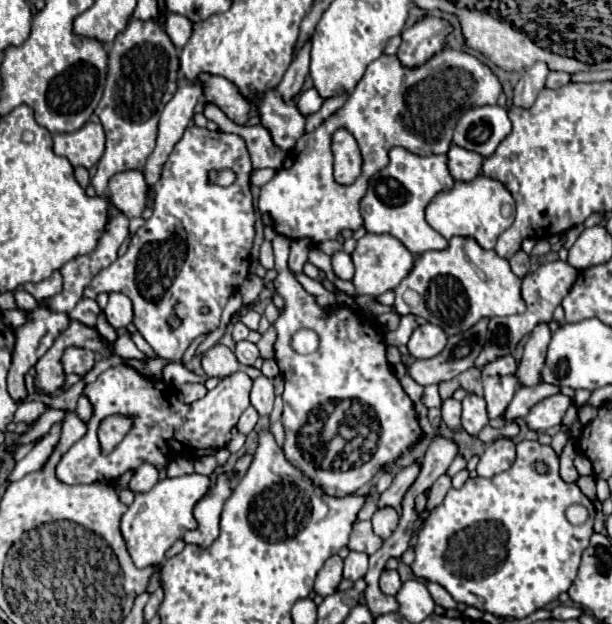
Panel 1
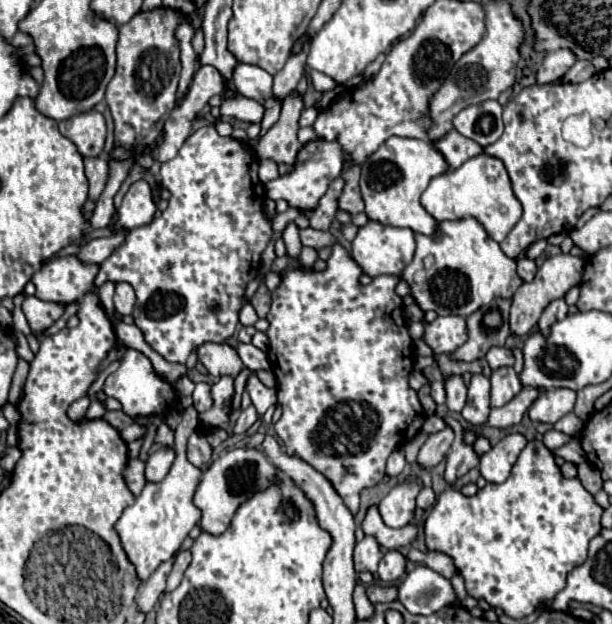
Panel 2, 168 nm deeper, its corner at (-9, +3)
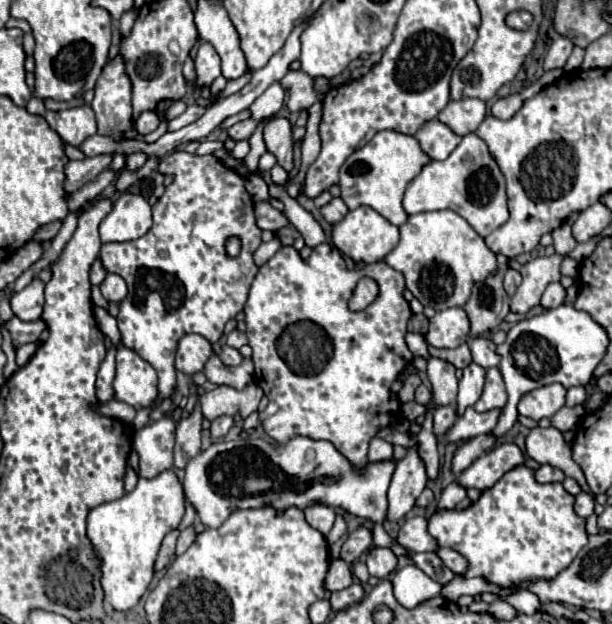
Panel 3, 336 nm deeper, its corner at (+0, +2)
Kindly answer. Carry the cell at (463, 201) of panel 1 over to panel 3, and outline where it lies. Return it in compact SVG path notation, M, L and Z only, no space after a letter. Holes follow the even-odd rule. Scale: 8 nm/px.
M476 134L462 136L462 142L446 160L430 160L422 172L408 184L402 206L406 214L430 210L454 210L460 214L482 238L508 220L504 176L488 152L488 146Z

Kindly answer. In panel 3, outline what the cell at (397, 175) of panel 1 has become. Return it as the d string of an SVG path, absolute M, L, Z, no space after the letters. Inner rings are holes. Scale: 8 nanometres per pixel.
M380 130L366 146L358 148L346 158L340 168L340 196L350 210L356 206L370 206L382 214L394 226L402 226L408 218L402 208L402 196L408 182L420 172L420 166L430 158L420 150L414 136L400 134L396 130Z

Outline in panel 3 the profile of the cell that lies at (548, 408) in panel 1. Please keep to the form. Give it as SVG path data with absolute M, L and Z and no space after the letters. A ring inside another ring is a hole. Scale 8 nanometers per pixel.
M548 384L524 394L518 402L518 412L522 416L540 420L554 416L566 400L566 388L560 384Z

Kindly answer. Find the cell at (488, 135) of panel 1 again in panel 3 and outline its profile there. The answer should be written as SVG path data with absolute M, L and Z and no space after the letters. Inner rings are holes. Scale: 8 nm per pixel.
M478 98L450 100L446 104L446 108L438 114L440 122L450 126L460 136L476 132L476 128L484 120L484 116L486 116L486 104Z

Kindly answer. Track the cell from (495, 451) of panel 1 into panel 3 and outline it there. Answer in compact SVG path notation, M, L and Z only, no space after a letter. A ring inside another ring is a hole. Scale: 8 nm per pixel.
M502 444L488 452L484 452L480 458L476 458L460 476L458 484L462 488L476 488L484 492L486 488L492 488L508 470L520 466L526 460L526 456L520 452L516 444Z

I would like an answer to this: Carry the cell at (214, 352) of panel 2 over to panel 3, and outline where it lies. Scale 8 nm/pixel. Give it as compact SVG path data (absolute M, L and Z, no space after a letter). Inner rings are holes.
M186 334L176 346L176 370L192 376L204 368L204 362L212 356L212 346L200 334Z

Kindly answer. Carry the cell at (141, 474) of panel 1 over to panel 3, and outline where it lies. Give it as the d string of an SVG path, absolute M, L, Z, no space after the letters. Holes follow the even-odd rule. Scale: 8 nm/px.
M168 416L136 432L134 450L138 452L140 458L138 474L142 478L154 478L156 474L172 468L174 432L176 424Z

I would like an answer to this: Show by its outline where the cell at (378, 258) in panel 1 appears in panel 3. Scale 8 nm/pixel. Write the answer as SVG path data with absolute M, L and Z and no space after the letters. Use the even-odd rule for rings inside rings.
M358 206L356 210L348 210L348 214L340 222L332 224L332 244L354 262L364 260L366 264L372 264L384 260L384 254L388 254L388 250L396 246L398 238L400 238L398 228L370 206Z

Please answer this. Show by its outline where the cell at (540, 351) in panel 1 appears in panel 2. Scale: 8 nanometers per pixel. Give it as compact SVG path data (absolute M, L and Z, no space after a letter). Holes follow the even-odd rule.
M557 299L557 301L553 301L547 309L545 309L545 313L541 315L541 319L539 319L539 331L541 331L541 335L549 335L551 333L551 325L555 323L555 321L561 321L561 319L565 319L567 317L567 305L565 305L565 299Z

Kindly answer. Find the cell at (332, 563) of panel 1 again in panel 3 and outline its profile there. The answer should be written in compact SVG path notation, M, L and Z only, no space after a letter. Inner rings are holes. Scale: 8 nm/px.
M312 506L312 510L304 510L306 514L306 522L320 530L324 536L330 532L334 520L336 520L336 512L334 510L328 510L328 506Z

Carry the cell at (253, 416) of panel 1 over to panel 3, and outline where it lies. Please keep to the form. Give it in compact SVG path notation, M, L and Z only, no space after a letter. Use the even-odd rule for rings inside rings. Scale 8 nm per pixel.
M220 416L216 420L212 420L212 426L210 426L210 436L212 440L218 440L218 438L224 438L228 434L228 430L232 428L234 420L230 416Z

